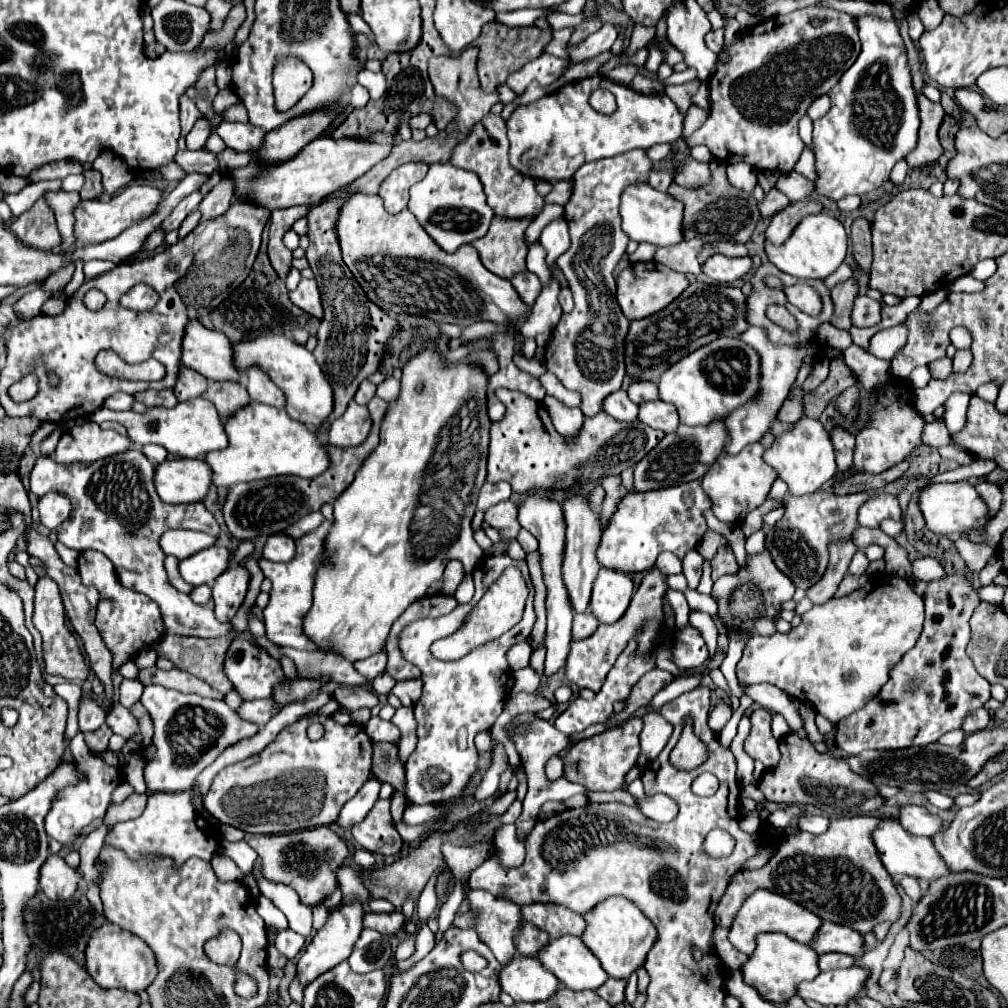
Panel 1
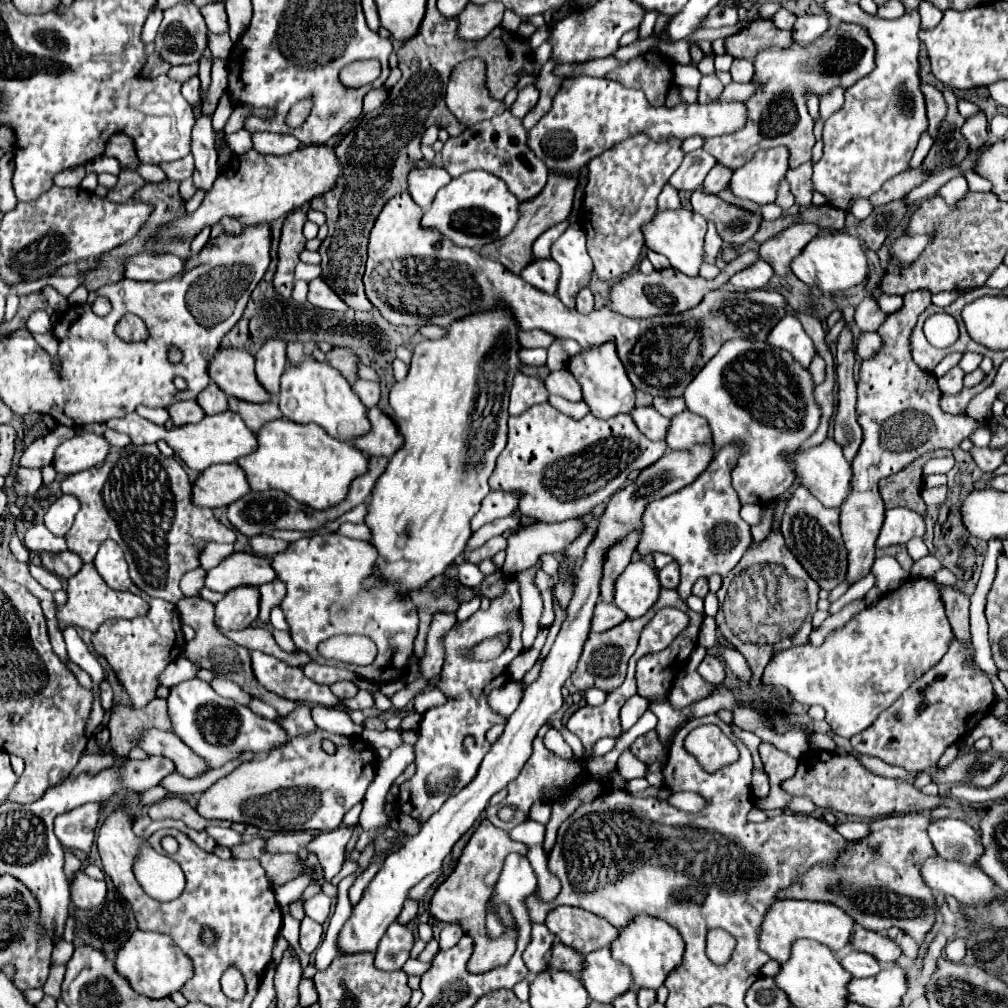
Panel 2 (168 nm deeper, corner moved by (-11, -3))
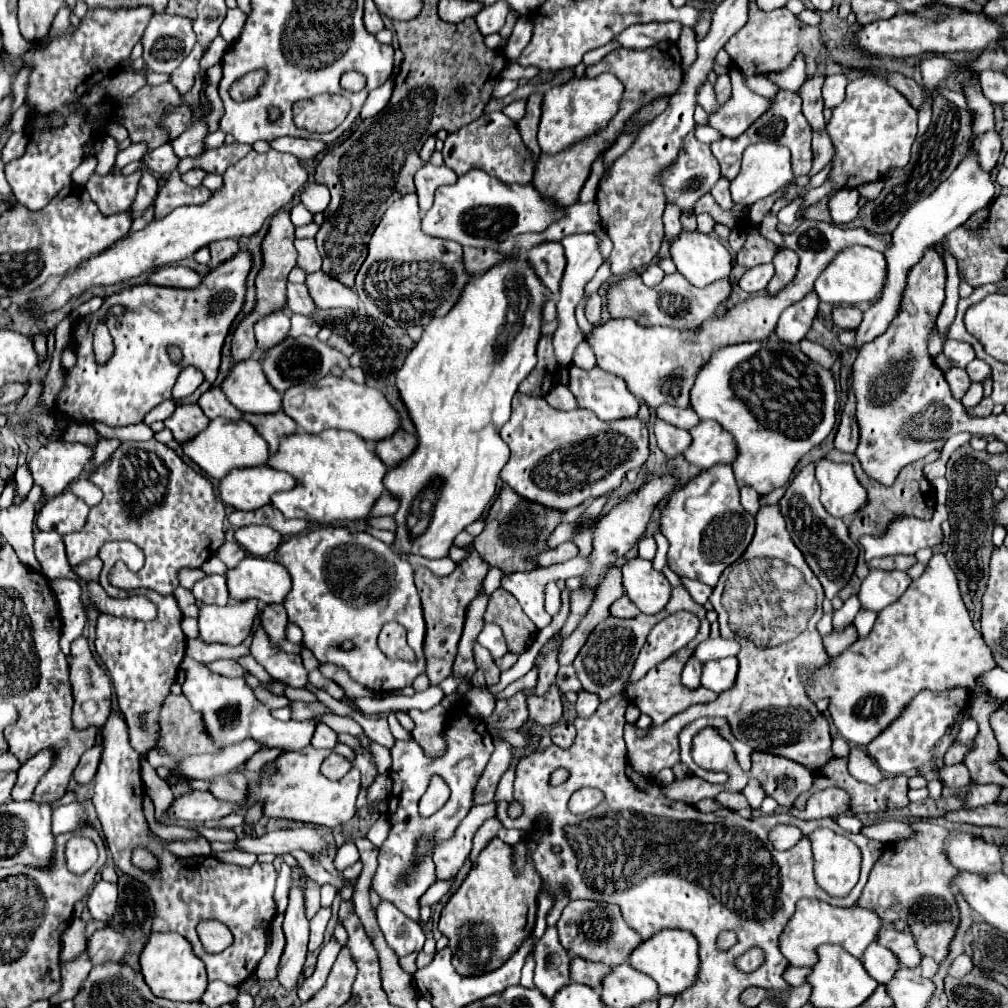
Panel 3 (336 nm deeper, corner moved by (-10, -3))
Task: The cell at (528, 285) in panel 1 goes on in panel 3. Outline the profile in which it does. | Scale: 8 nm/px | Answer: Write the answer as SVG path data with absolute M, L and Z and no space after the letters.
M541 242L527 252L529 262L535 268L535 274L541 282L553 292L553 298L559 298L559 282L565 268L565 252L561 242Z

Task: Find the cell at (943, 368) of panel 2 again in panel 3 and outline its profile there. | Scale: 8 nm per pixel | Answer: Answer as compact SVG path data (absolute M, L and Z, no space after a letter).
M947 340L943 348L945 348L945 354L953 360L953 364L955 364L957 368L965 368L965 366L975 358L975 350L973 350L971 344L967 344L967 342Z

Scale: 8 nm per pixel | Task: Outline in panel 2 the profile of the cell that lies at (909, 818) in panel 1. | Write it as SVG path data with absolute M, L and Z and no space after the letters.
M960 818L934 820L928 826L928 836L936 852L946 860L974 864L982 854L980 834Z

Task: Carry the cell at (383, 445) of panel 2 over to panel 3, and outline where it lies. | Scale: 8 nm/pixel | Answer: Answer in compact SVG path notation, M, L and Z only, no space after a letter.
M397 430L391 438L381 440L375 444L375 452L377 456L389 466L397 466L401 464L407 456L411 456L411 452L415 452L417 448L417 438L405 430Z

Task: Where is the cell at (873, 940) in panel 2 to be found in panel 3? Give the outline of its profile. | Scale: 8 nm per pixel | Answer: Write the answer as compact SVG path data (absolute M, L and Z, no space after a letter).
M885 926L881 930L877 942L883 944L883 946L887 946L889 950L893 950L899 956L899 960L901 960L903 966L911 966L911 968L921 966L923 954L919 952L919 948L915 944L915 938L913 938L913 934L911 934L909 928L899 932L893 926Z

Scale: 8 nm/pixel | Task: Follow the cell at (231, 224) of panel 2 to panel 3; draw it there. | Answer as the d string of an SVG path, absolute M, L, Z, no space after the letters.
M219 240L219 242L213 242L209 248L211 248L209 268L217 268L219 264L231 260L231 256L239 252L239 244L235 240Z

